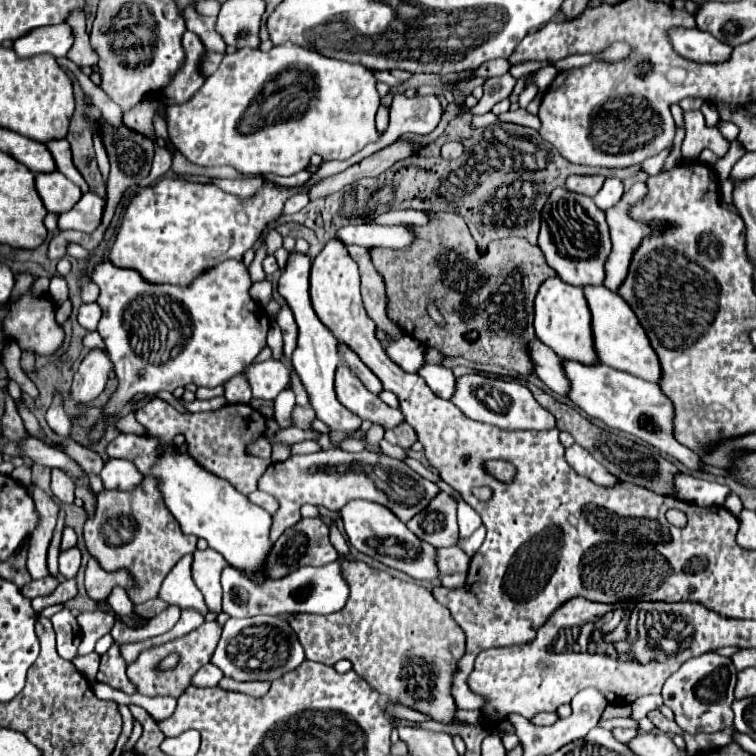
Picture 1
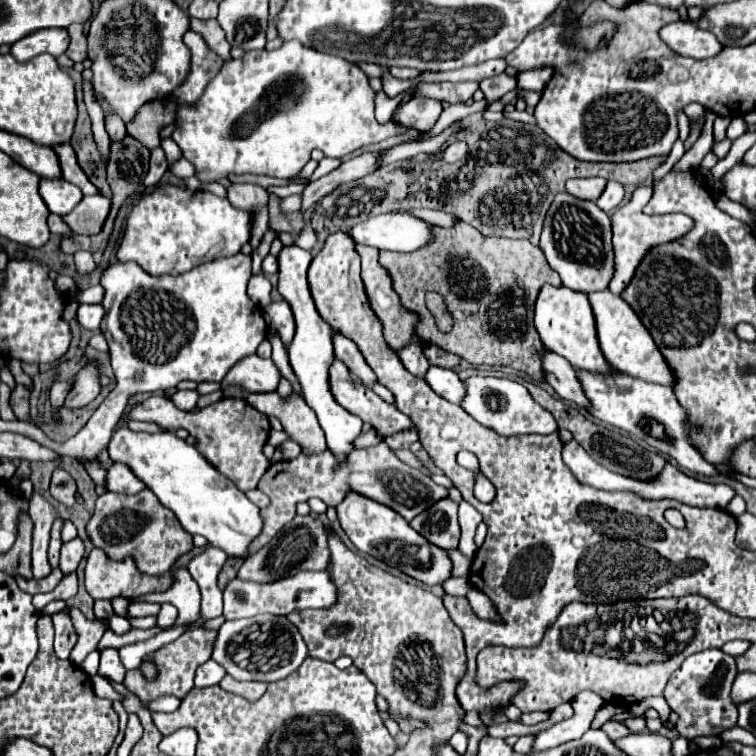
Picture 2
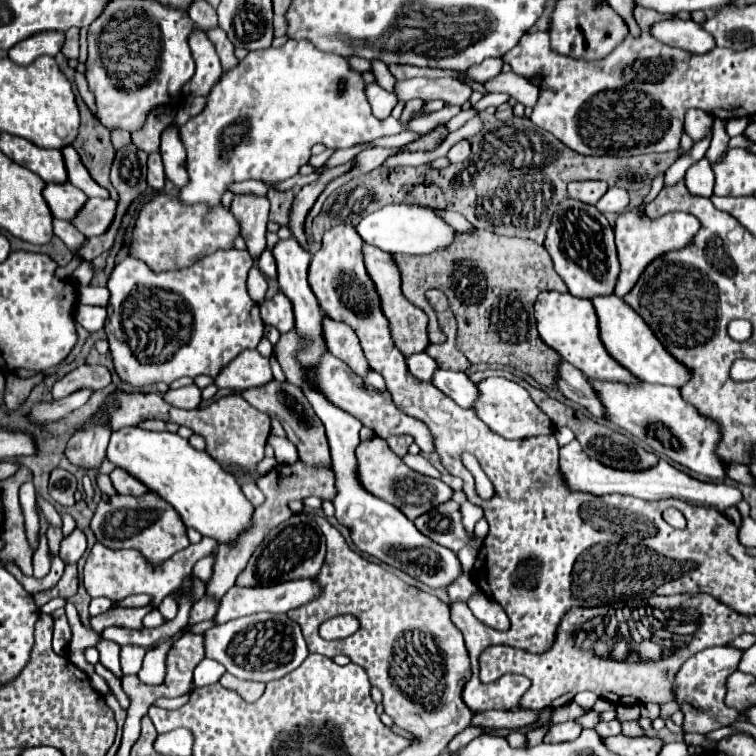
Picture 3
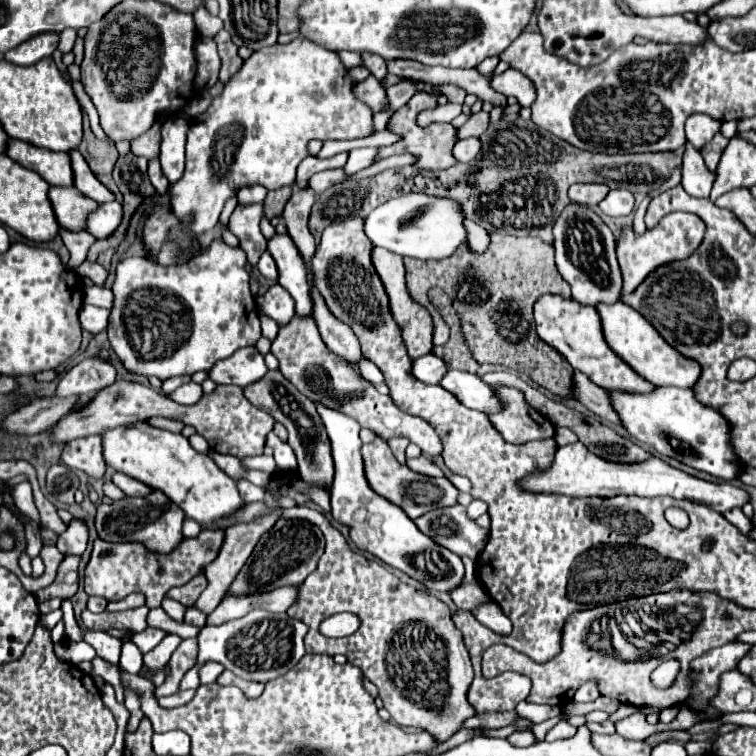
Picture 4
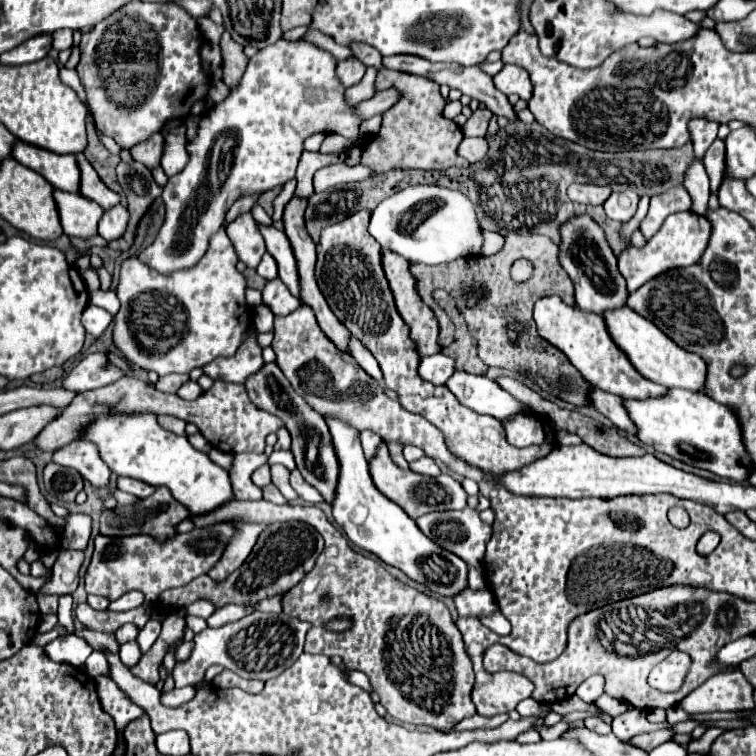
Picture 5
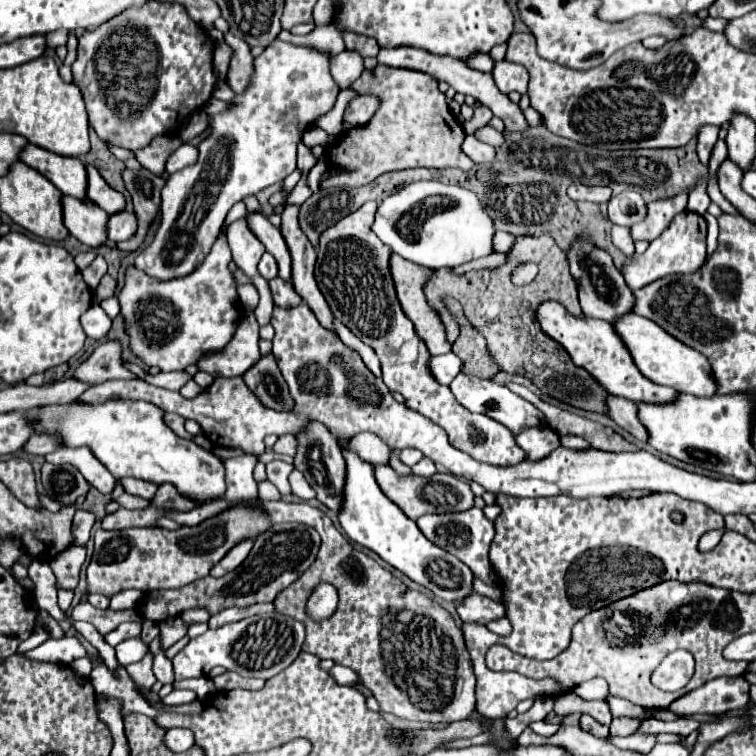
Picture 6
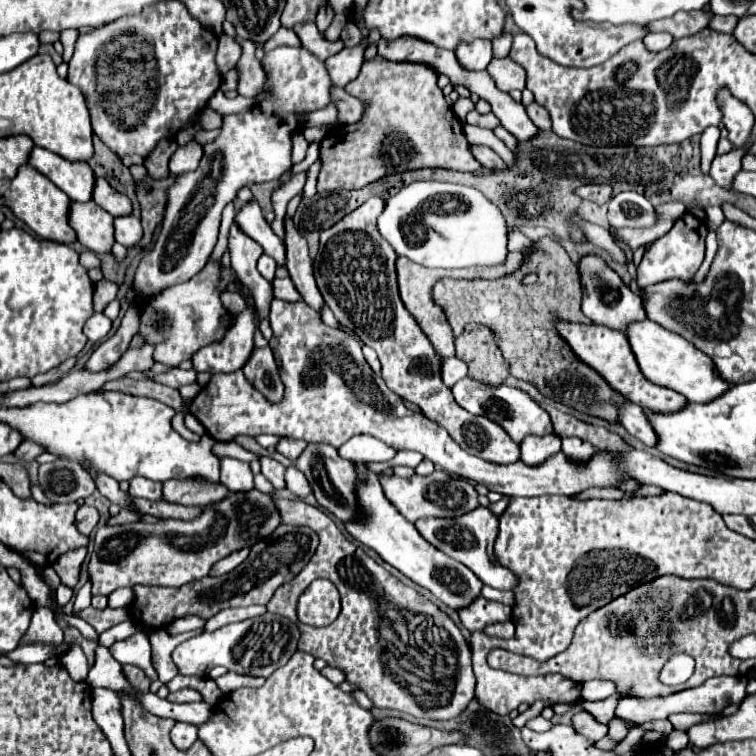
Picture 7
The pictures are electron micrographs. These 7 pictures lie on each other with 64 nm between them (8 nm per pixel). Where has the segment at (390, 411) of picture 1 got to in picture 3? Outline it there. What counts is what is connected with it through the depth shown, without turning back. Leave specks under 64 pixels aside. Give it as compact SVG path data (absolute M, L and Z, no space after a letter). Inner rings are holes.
M296 330L282 334L280 340L278 340L278 344L274 346L274 354L276 354L276 358L288 382L298 386L298 388L302 388L304 384L312 384L312 386L314 386L320 394L324 394L334 406L338 406L338 408L342 408L344 412L356 416L364 426L368 426L370 430L374 430L374 434L380 436L380 438L390 438L390 436L408 434L408 436L414 438L414 442L420 446L420 450L422 450L424 454L434 452L434 438L432 438L432 434L430 434L430 430L428 430L426 424L422 424L418 418L410 418L408 414L404 414L402 410L398 410L398 408L394 406L392 398L386 398L386 396L382 396L382 394L370 390L370 388L366 388L364 384L356 382L356 376L354 376L352 368L350 368L346 362L342 362L340 358L332 356L330 352L324 352L322 358L320 358L320 362L318 362L316 366L312 366L312 368L302 366L302 364L298 362L298 354L302 352L302 348L304 348L304 340L298 336Z

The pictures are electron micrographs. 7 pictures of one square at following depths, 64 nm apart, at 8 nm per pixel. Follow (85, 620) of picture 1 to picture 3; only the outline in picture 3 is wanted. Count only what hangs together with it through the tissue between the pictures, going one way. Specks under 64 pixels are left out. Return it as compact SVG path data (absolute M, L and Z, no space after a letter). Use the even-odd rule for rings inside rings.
M70 602L66 604L66 618L68 618L70 630L72 630L70 660L72 660L80 670L84 670L84 672L90 676L90 674L94 674L94 666L84 658L84 648L94 646L94 642L98 640L98 634L96 634L92 628L88 628L88 626L84 626L84 624L80 622L78 612L76 612L76 608L74 608Z

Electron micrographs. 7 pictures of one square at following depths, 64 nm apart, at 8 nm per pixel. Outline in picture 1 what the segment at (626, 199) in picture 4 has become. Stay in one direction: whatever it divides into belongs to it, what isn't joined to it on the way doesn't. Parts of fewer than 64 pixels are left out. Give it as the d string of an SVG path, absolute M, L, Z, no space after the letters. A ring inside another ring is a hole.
M606 178L602 190L594 196L594 202L598 204L600 210L608 210L622 198L622 182L616 178Z

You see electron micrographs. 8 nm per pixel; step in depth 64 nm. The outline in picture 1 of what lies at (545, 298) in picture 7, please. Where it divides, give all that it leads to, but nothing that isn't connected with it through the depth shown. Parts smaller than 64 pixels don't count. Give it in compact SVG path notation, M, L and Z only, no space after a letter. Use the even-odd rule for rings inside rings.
M432 212L430 214L432 220L430 224L426 226L416 226L416 240L410 248L404 248L404 250L390 250L390 248L370 248L370 254L372 254L372 262L376 266L376 270L384 276L384 282L386 282L386 292L388 292L388 316L398 322L398 326L402 328L404 334L412 336L412 338L418 338L422 344L426 346L432 346L432 348L438 348L442 354L446 356L462 356L466 358L468 362L476 362L476 364L494 364L494 366L502 366L502 368L508 368L508 370L514 370L522 376L530 376L534 372L534 362L530 358L530 340L536 338L534 334L534 328L532 328L532 316L534 316L534 298L538 294L538 288L544 280L548 278L554 278L556 272L546 264L544 260L544 254L538 246L532 246L530 242L526 242L526 238L502 238L502 240L492 240L486 248L486 252L480 252L478 246L476 246L476 240L472 238L464 218L460 218L458 214L450 214L450 212ZM428 302L434 302L438 306L438 310L442 312L442 316L446 318L446 326L440 328L434 324L434 320L428 316L426 312L426 304ZM468 332L478 332L478 338L476 340L466 340L466 334Z

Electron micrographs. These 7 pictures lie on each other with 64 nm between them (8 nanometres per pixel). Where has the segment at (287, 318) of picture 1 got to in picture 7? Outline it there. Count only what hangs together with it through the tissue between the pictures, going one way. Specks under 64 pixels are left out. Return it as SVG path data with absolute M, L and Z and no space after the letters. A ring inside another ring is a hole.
M282 278L282 280L274 280L274 298L286 300L286 302L296 302L300 300L300 292L296 290L294 282L290 278Z

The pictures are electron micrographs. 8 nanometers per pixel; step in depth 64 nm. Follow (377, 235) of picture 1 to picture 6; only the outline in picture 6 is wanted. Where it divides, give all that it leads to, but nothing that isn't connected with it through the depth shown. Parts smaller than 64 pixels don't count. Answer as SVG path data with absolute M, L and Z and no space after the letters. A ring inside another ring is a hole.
M438 180L408 184L384 198L378 206L372 230L394 254L432 270L462 266L496 252L492 242L496 224L488 206L482 204L472 190Z

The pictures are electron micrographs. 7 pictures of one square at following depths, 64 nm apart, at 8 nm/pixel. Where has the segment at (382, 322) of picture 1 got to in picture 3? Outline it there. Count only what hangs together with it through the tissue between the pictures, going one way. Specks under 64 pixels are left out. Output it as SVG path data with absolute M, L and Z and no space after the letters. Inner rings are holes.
M364 246L364 260L366 260L366 270L368 270L370 278L374 280L376 290L382 298L382 310L384 310L386 318L390 320L392 338L394 338L396 346L402 350L404 356L424 352L426 346L430 344L430 340L428 340L428 318L426 318L426 312L422 308L406 302L406 296L400 290L400 274L398 274L398 264L394 262L394 256L386 254L384 250L378 250L376 246Z

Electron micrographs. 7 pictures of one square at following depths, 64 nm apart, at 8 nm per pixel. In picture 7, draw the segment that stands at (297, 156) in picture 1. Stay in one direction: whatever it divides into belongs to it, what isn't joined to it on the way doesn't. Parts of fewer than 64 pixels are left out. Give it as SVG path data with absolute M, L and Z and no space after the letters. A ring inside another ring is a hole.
M280 46L266 54L262 64L268 76L264 90L270 88L272 98L264 98L262 90L250 110L224 116L220 136L212 144L204 144L204 156L200 166L194 172L186 172L176 178L176 184L168 190L168 208L160 236L152 252L142 258L136 270L136 300L124 314L116 334L94 350L84 366L86 370L104 370L122 356L122 352L128 348L126 344L130 344L132 338L138 334L138 314L142 314L142 302L146 302L150 294L158 294L158 290L164 290L166 286L186 282L194 274L198 274L202 266L206 266L208 256L212 254L218 240L222 208L230 200L234 200L238 188L250 186L254 182L276 180L286 170L290 170L290 134L298 130L298 120L294 118L294 112L318 110L330 104L330 76L324 68L324 62L310 54L306 48Z

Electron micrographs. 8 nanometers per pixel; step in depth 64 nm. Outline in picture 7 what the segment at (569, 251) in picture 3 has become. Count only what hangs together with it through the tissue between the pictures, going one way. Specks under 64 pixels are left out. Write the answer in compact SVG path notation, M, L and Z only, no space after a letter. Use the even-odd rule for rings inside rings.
M586 256L580 262L580 274L582 274L582 288L584 288L584 298L582 298L582 312L596 324L602 324L606 328L626 332L630 322L646 320L646 310L644 302L640 296L636 296L616 272L612 272L606 262L598 256Z

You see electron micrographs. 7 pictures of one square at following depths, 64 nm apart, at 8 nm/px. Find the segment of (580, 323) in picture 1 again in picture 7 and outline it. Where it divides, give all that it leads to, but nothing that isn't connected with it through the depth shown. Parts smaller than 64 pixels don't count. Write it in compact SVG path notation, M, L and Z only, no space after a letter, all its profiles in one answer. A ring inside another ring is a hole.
M558 322L558 332L562 334L562 338L570 344L574 354L584 364L592 366L600 376L604 376L604 380L614 390L618 390L630 402L638 402L638 406L642 406L646 410L658 410L658 414L674 414L674 410L682 410L682 406L686 406L688 400L682 398L682 394L678 394L670 388L650 384L644 378L644 374L640 372L640 366L632 354L628 338L622 332L610 330L610 328L600 326L600 324L586 326L586 324L568 324L568 322Z

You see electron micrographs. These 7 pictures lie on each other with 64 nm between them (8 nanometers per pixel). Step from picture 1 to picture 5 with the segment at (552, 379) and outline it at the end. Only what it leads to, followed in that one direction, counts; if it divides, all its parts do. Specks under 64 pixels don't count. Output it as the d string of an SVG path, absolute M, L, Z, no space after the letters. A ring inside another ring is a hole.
M594 388L592 390L592 406L602 412L614 426L618 426L620 430L626 430L628 434L636 436L638 430L634 430L634 422L630 422L630 414L626 414L626 406L622 406L624 398L608 394L604 390Z

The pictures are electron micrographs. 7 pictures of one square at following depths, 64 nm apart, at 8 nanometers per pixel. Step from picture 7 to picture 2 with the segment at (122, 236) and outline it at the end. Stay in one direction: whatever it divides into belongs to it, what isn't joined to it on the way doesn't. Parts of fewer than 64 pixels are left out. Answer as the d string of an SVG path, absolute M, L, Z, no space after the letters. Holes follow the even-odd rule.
M84 196L82 202L64 216L64 222L76 232L76 234L98 234L110 214L112 200L104 196Z

